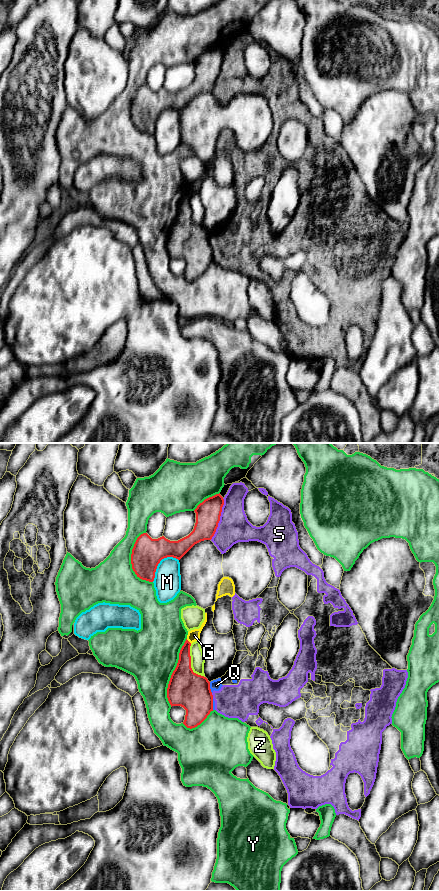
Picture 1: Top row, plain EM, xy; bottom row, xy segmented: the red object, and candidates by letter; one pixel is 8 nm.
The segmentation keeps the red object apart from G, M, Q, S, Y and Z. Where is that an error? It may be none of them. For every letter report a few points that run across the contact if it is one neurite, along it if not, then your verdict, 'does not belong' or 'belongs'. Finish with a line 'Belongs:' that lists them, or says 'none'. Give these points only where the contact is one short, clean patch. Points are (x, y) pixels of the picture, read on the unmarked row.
G: does not belong
M: does not belong
Q: xy (209, 234), (209, 240), (212, 244) | does not belong
S: does not belong
Y: does not belong
Z: does not belong
Belongs: none

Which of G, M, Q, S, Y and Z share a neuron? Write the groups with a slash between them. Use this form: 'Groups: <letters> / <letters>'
Groups: G Q S / M / Y / Z

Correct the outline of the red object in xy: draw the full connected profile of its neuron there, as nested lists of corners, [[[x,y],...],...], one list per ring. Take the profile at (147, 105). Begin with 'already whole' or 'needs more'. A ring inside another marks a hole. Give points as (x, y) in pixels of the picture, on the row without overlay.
already whole | [[[219,46],[205,51],[194,62],[196,75],[193,83],[178,93],[170,93],[164,88],[152,91],[147,85],[141,86],[132,101],[132,121],[142,132],[153,134],[160,113],[167,109],[180,112],[195,96],[211,92],[214,88],[224,51]]]

